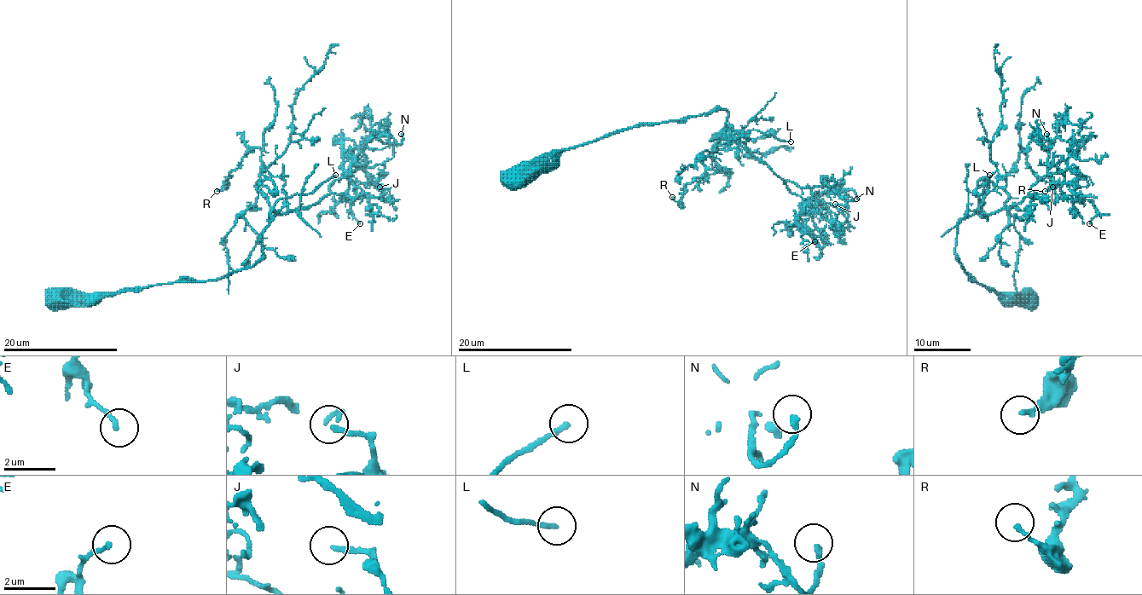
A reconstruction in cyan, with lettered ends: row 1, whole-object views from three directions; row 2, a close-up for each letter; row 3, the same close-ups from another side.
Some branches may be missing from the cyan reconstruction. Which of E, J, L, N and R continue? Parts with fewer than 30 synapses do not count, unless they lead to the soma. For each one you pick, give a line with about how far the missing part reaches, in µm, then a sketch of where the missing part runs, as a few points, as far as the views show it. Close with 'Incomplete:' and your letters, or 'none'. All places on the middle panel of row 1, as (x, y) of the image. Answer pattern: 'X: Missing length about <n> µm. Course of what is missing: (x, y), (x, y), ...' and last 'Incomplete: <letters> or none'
L: Missing length about 25 µm
Incomplete: L

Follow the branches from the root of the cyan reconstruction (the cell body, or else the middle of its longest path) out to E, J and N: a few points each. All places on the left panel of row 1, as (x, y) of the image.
E: (261, 240), (272, 212), (308, 210), (347, 176), (343, 198), (360, 223)
J: (261, 240), (272, 212), (308, 210), (329, 193), (345, 197), (369, 193), (391, 199), (390, 192), (379, 187)
N: (261, 240), (272, 212), (315, 205), (369, 141), (390, 134), (401, 144), (401, 134)

